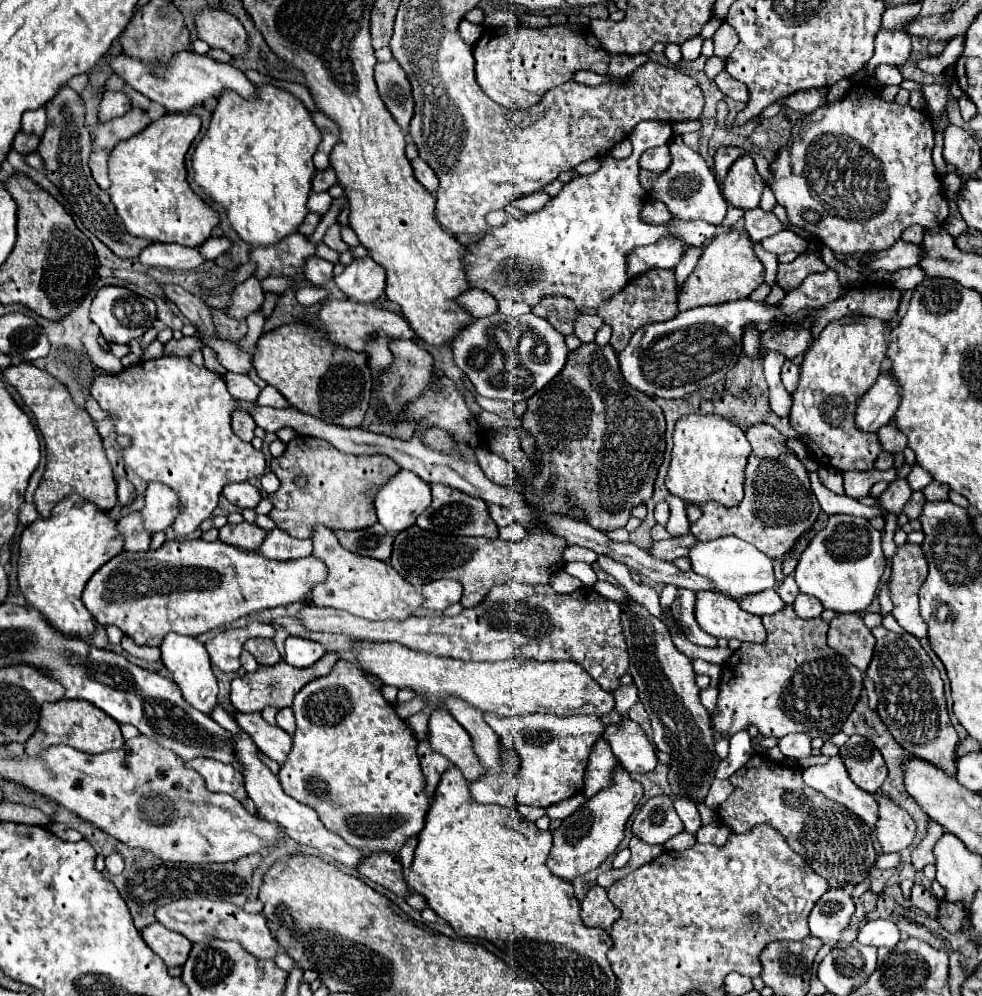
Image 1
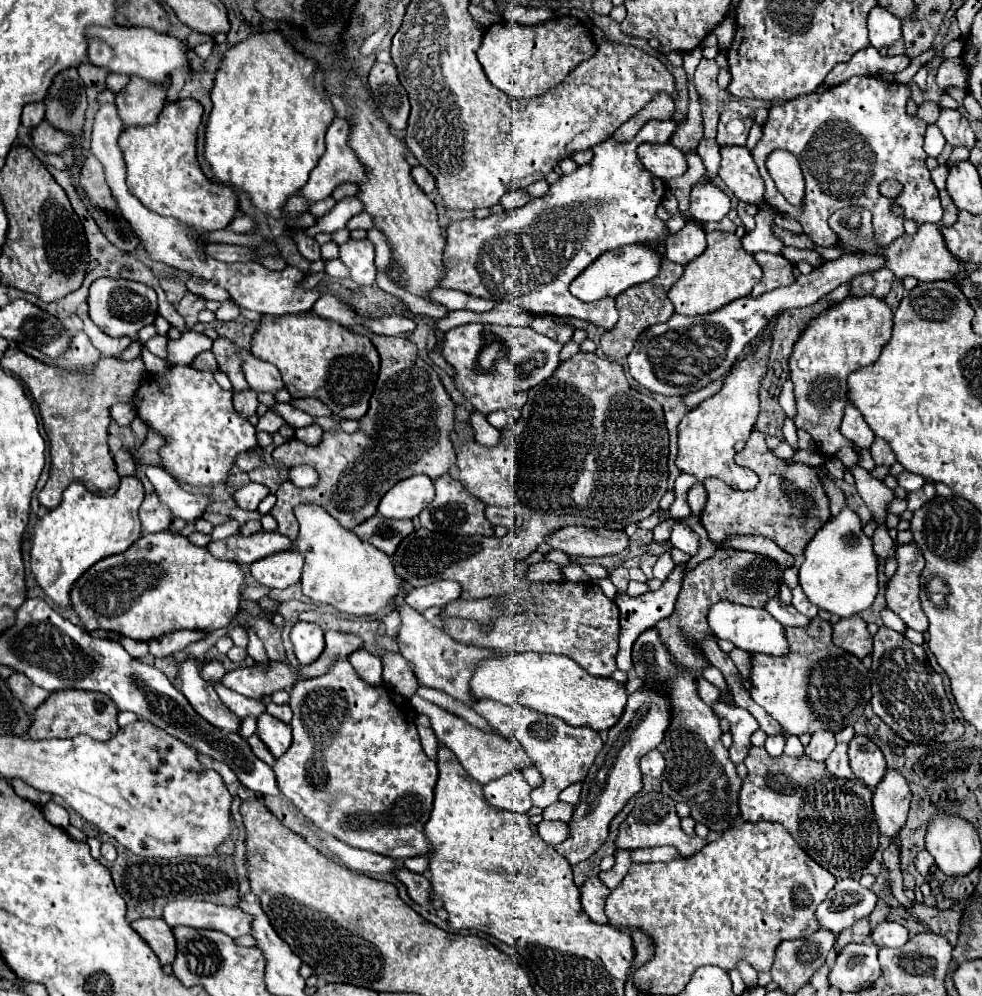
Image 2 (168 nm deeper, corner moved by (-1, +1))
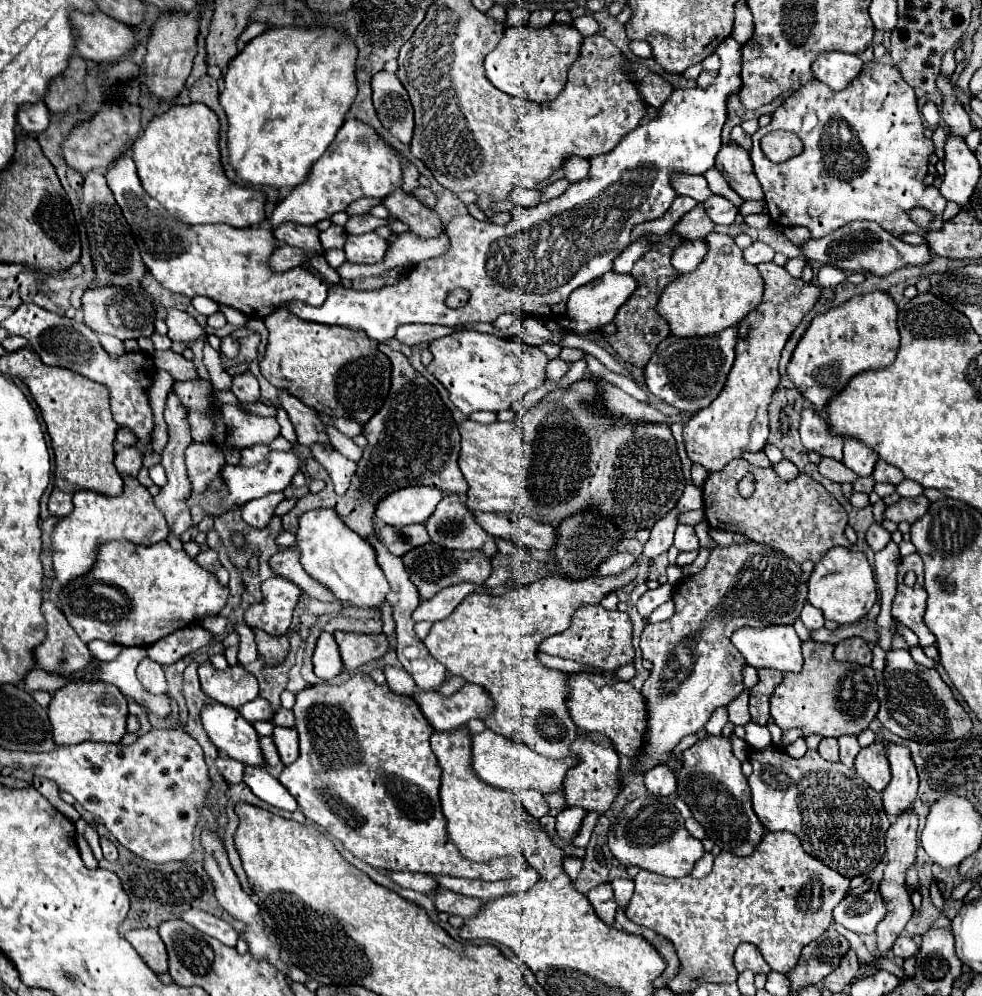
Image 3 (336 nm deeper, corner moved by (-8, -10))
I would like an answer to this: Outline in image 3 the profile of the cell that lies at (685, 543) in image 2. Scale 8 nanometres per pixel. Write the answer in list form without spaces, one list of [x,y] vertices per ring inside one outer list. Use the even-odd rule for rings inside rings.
[[[677,525],[675,529],[675,543],[679,551],[693,551],[699,549],[699,539],[695,535],[695,529],[691,525]]]

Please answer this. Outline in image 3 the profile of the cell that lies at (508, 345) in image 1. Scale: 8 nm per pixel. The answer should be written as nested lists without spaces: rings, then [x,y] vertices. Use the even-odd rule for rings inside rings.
[[[455,331],[449,337],[441,337],[429,343],[433,361],[427,365],[429,373],[449,391],[451,403],[463,413],[473,411],[503,411],[525,393],[545,383],[547,357],[535,345],[525,345],[517,339],[501,339],[479,331]]]

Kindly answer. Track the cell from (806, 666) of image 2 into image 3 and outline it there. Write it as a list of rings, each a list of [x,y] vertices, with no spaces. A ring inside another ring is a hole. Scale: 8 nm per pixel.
[[[803,643],[803,671],[785,673],[783,683],[771,697],[771,717],[787,731],[801,727],[805,735],[821,733],[823,737],[859,735],[869,727],[879,711],[877,681],[871,667],[855,663],[839,663],[833,657],[833,645],[829,643]]]

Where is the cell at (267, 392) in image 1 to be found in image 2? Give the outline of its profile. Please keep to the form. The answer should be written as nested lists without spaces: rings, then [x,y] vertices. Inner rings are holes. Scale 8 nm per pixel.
[[[294,398],[294,400],[290,400],[290,404],[294,406],[294,408],[298,408],[298,410],[304,410],[306,414],[310,414],[310,416],[332,416],[332,412],[330,412],[330,408],[326,408],[320,400],[316,400],[316,398]]]

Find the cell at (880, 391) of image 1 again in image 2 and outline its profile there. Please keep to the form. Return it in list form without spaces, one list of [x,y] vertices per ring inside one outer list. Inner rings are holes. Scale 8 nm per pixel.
[[[848,404],[846,410],[844,410],[844,420],[842,420],[842,426],[840,426],[842,434],[856,444],[856,452],[860,454],[860,466],[868,472],[874,470],[874,460],[870,458],[870,444],[874,440],[874,432],[870,430],[868,422],[862,420],[862,412]]]

